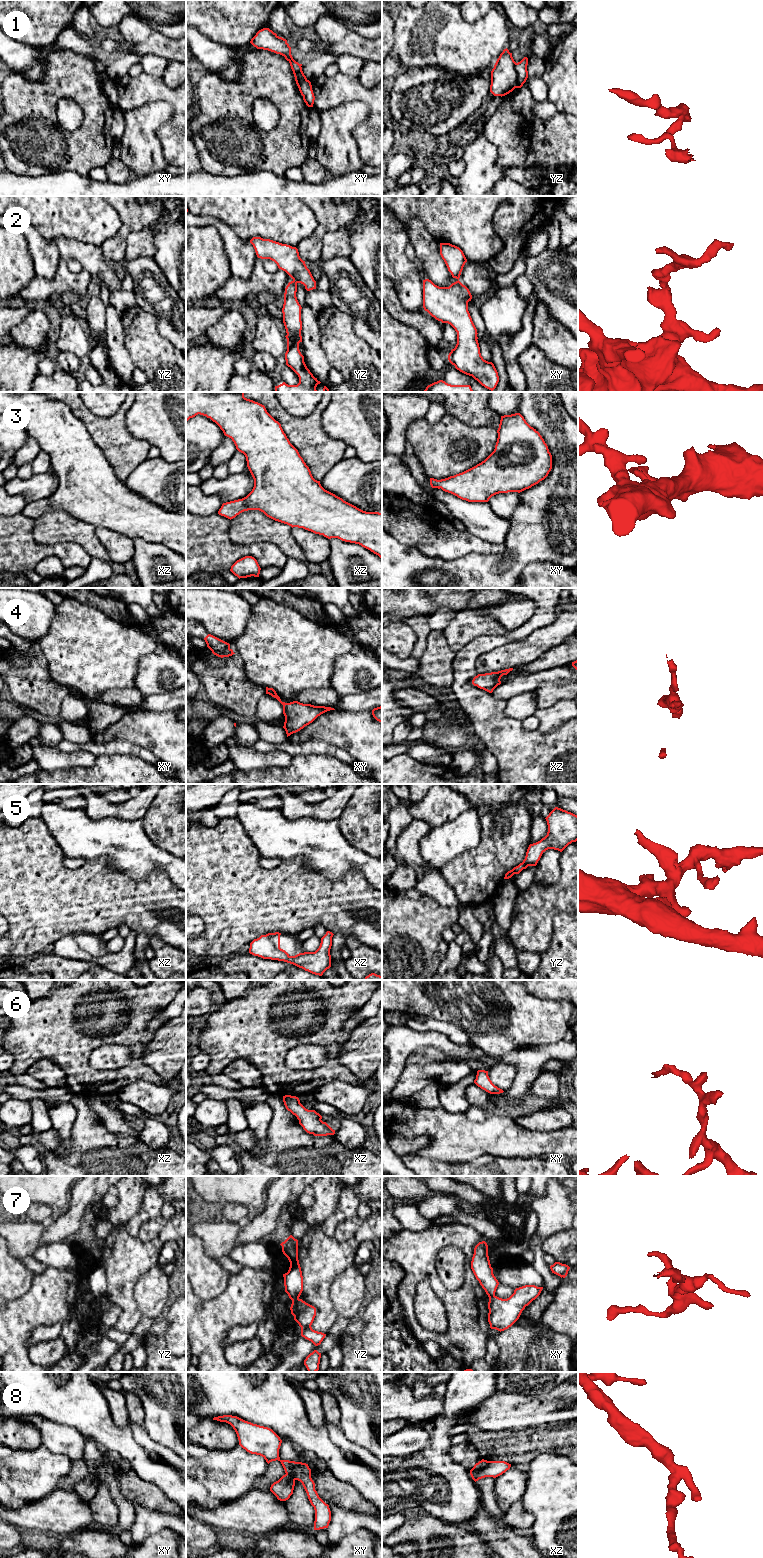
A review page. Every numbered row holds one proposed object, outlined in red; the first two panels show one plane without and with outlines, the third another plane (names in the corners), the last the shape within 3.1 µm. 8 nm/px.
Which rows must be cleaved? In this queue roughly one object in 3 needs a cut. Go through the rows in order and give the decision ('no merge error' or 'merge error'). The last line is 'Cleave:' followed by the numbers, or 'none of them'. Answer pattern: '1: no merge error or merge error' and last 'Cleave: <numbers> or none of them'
1: merge error
2: merge error
3: no merge error
4: no merge error
5: no merge error
6: no merge error
7: merge error
8: merge error
Cleave: 1, 2, 7, 8

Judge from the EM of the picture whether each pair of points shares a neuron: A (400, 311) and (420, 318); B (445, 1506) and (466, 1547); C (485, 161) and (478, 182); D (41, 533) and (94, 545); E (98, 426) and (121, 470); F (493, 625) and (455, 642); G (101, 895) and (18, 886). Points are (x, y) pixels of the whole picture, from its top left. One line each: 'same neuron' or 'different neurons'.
A: same neuron
B: different neurons
C: same neuron
D: same neuron
E: same neuron
F: same neuron
G: same neuron

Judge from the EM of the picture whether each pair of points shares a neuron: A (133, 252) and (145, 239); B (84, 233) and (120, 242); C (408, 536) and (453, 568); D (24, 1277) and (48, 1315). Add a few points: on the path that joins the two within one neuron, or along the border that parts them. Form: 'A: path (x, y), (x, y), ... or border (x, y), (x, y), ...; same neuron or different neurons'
A: path (135, 249), (142, 242); same neuron
B: border (120, 219), (120, 228), (100, 247); different neurons
C: border (414, 547), (429, 556), (460, 556); different neurons
D: border (34, 1274), (29, 1290), (11, 1300); different neurons

